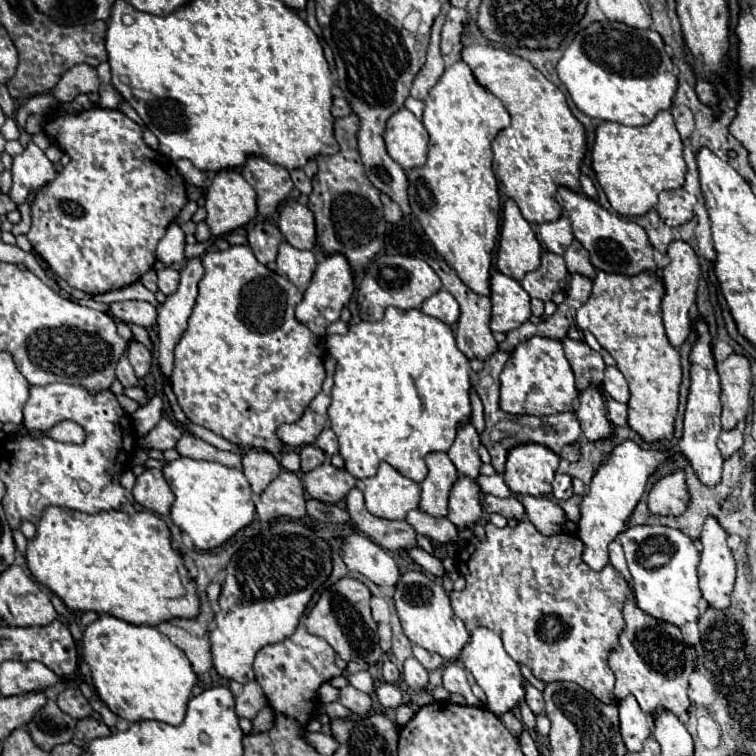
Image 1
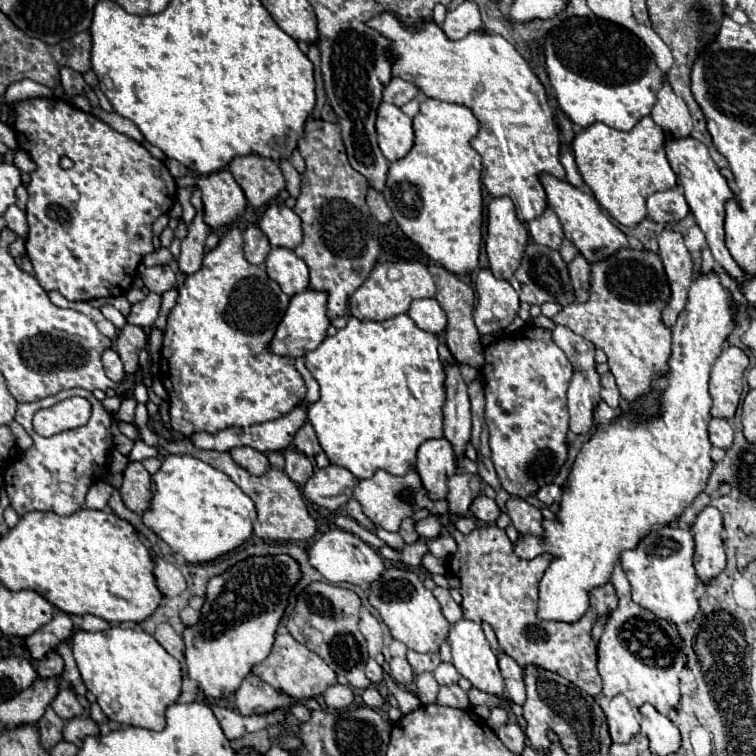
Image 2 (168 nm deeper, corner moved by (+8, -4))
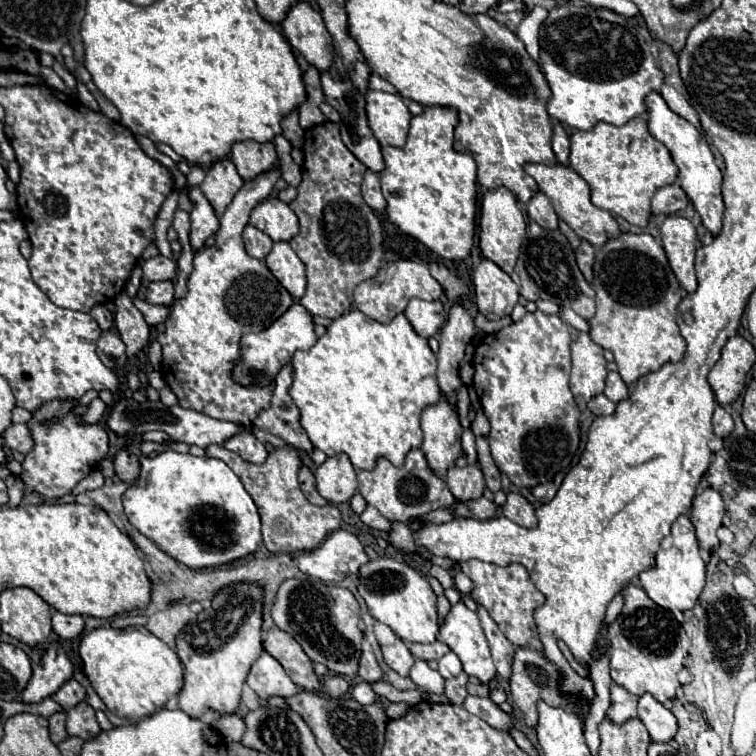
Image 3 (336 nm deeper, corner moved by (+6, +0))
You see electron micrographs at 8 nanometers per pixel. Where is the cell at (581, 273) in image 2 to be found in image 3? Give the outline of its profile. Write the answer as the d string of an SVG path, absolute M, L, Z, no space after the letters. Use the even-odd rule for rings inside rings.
M581 241L577 249L577 265L583 273L583 277L591 283L593 281L593 259L595 259L595 249L589 241Z

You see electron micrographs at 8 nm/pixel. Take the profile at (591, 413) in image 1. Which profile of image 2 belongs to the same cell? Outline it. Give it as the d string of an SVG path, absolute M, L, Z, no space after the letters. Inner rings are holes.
M555 325L551 337L553 337L553 343L565 351L567 359L571 361L571 365L575 369L571 385L569 385L569 391L567 391L567 401L569 401L567 403L567 407L569 407L569 429L573 433L577 433L577 435L589 433L591 427L593 427L593 411L597 407L595 401L601 401L601 397L599 397L599 389L601 389L601 385L599 385L599 373L595 371L595 361L593 361L595 347L587 339L575 335L571 329L567 329L563 325Z

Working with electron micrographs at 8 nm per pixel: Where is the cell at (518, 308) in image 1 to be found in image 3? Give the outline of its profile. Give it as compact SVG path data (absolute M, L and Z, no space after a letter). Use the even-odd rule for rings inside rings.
M483 259L473 273L473 287L475 287L475 301L479 311L489 319L510 315L519 299L519 285L497 267L493 261ZM501 296L505 297L507 307L501 310Z

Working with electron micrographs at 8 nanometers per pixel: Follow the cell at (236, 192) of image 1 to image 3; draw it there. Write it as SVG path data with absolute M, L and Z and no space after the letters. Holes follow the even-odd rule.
M229 157L215 161L207 171L205 181L199 185L199 189L209 199L209 203L213 205L213 209L219 217L223 215L223 211L227 209L227 205L231 203L231 199L235 197L235 193L241 187L243 187L243 179L239 177L239 173Z

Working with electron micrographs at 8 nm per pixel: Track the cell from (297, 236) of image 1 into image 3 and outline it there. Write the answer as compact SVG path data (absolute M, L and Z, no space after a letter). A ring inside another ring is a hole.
M269 197L261 201L249 217L249 223L263 233L267 233L273 241L291 241L299 233L299 219L289 209L287 203L283 203L277 197Z

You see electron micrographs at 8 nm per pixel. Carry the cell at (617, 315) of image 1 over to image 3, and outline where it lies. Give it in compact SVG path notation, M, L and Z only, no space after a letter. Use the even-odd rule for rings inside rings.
M621 233L599 247L593 287L597 291L597 313L589 321L589 335L615 355L619 375L627 385L683 357L685 341L675 317L685 293L669 267L665 249L649 233Z

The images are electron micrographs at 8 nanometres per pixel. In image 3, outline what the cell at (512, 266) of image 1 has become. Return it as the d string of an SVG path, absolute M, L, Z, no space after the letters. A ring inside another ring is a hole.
M499 187L499 189L491 189L491 191L483 193L481 217L479 217L479 247L481 247L483 257L497 263L509 275L513 273L525 229L527 229L525 215L523 215L523 211L519 207L517 197L509 189Z

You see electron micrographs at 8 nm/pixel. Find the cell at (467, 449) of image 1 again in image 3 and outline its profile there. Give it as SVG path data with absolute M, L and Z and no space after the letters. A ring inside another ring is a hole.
M457 301L451 305L447 323L441 329L441 339L439 339L439 369L437 369L437 381L441 391L455 401L455 389L461 385L461 377L457 373L457 365L461 363L465 355L465 347L475 335L473 319L469 311Z

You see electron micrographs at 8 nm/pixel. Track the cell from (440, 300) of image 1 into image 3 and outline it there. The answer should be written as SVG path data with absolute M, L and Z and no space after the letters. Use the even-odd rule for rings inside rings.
M411 299L405 309L405 317L409 319L415 333L425 339L429 339L431 335L437 335L437 331L445 323L445 313L443 313L441 301Z

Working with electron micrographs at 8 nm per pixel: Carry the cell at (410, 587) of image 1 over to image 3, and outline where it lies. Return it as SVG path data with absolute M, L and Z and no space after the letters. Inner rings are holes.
M379 557L369 561L367 565L361 565L359 569L359 595L365 599L369 613L389 625L397 637L401 637L407 643L433 643L439 633L437 623L437 597L427 583L415 569L411 569L407 563L399 563L389 557Z

